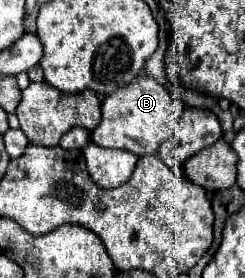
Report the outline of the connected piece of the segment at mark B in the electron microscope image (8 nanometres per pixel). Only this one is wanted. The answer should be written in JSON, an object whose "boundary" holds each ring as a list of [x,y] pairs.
{"boundary":[[[142,72],[132,84],[118,88],[102,102],[102,122],[92,132],[92,142],[102,148],[126,150],[136,156],[156,154],[158,146],[172,136],[180,114],[182,106],[168,94],[168,90]]]}

